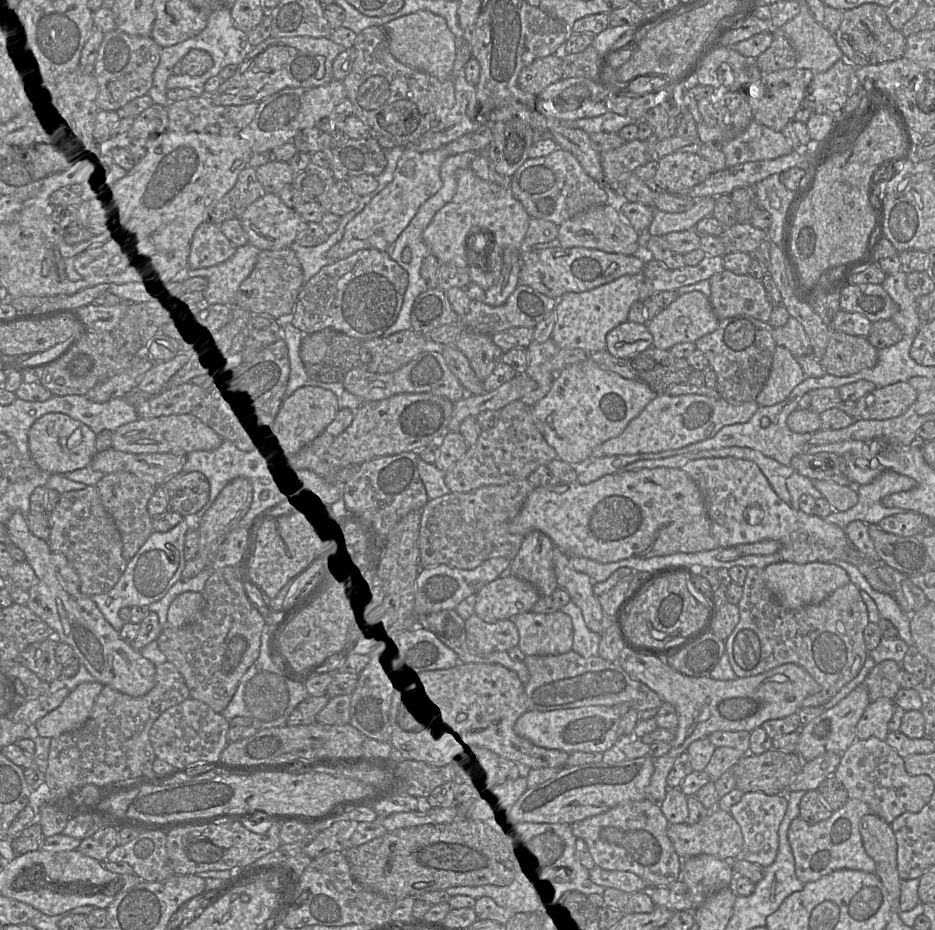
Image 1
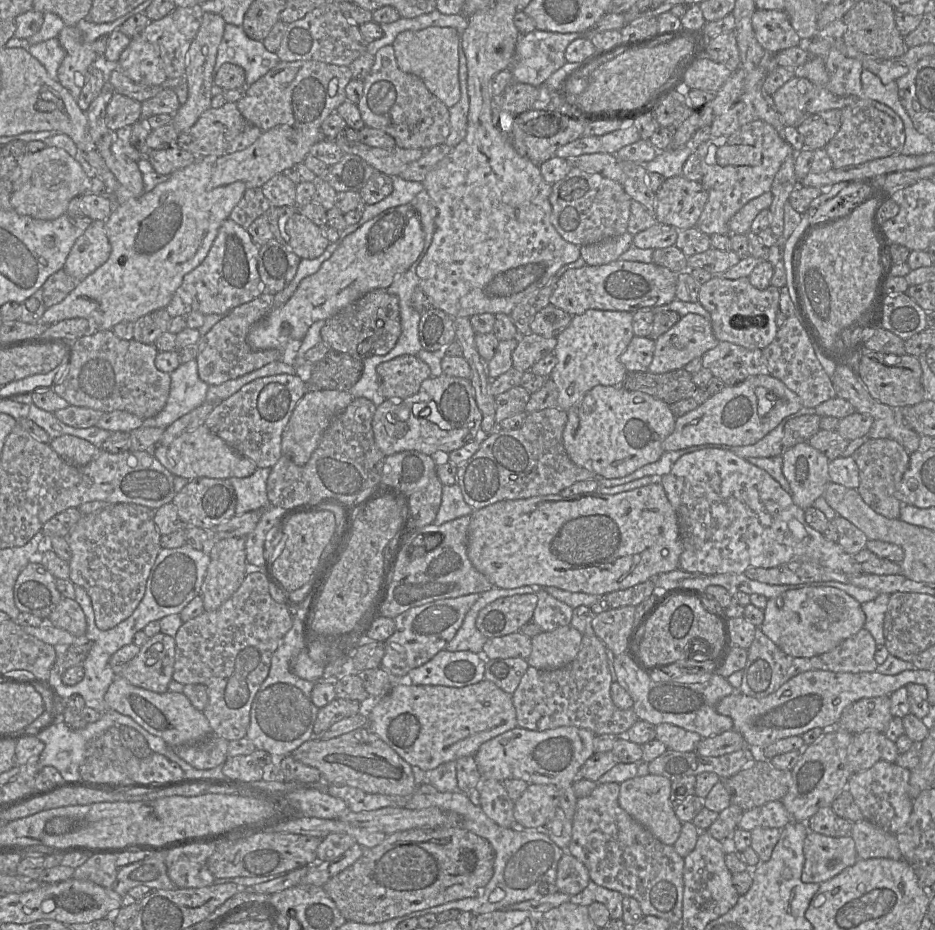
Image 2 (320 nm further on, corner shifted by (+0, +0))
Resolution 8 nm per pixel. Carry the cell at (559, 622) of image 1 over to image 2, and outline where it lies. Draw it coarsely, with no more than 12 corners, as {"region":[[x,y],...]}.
{"region":[[572,625],[531,638],[527,662],[540,670],[564,667],[583,634]]}

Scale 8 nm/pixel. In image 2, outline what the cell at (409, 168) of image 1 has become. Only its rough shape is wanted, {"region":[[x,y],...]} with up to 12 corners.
{"region":[[411,203],[347,236],[285,304],[251,326],[256,350],[302,341],[419,259]]}

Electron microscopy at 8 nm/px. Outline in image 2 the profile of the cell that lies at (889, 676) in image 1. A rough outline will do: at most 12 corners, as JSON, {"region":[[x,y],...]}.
{"region":[[888,696],[863,698],[842,711],[836,728],[884,734],[892,718]]}

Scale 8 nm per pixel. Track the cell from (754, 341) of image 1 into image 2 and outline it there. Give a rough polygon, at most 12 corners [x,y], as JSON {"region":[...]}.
{"region":[[720,341],[702,364],[726,386],[770,374],[762,350]]}

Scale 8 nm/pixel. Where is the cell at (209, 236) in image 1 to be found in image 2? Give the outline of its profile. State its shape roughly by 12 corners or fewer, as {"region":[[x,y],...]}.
{"region":[[231,219],[181,288],[225,316],[263,296],[259,246]]}

